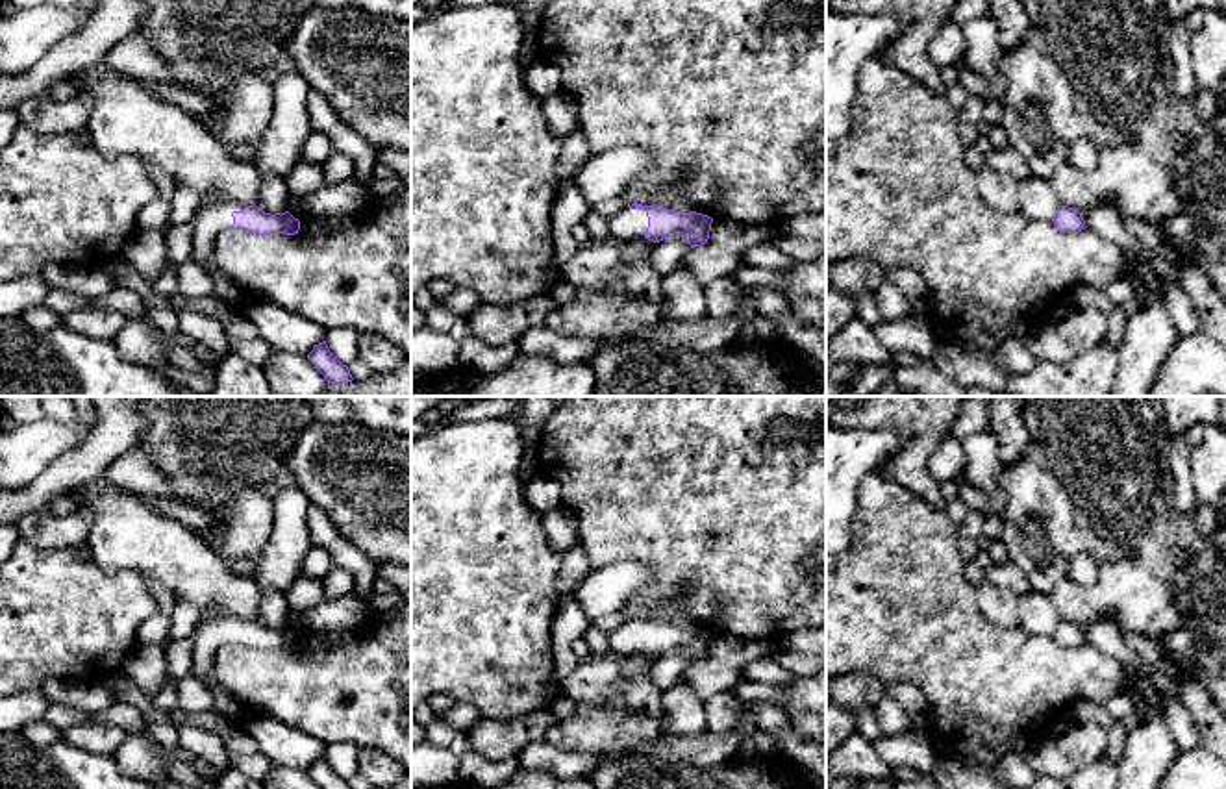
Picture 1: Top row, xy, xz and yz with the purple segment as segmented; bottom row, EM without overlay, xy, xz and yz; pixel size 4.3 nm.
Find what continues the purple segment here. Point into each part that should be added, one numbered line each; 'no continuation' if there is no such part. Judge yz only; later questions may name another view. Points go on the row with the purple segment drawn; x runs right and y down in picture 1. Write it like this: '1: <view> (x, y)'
no continuation

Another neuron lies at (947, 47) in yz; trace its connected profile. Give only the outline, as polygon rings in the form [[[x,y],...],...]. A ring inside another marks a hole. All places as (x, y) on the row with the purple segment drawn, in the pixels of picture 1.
[[[952,20],[943,24],[928,43],[928,56],[939,69],[954,67],[957,61],[965,59],[965,54],[967,43],[961,26]]]

